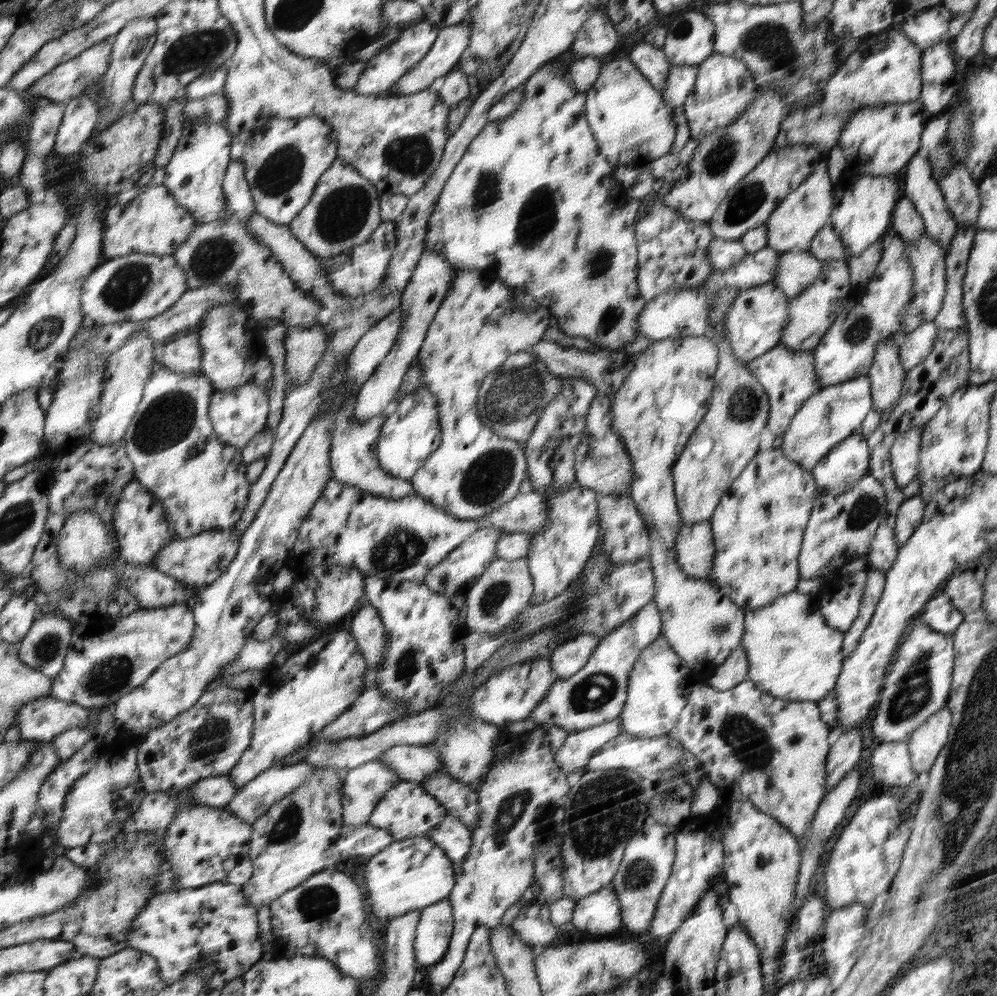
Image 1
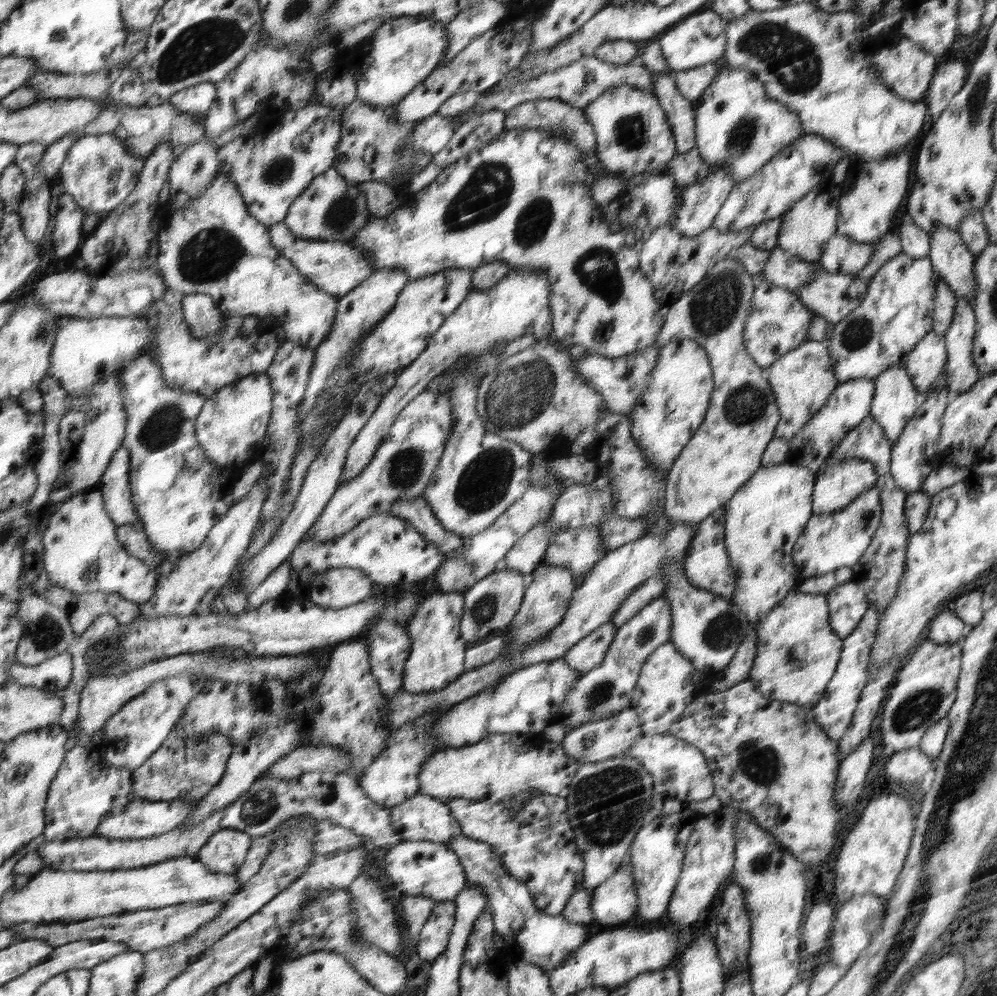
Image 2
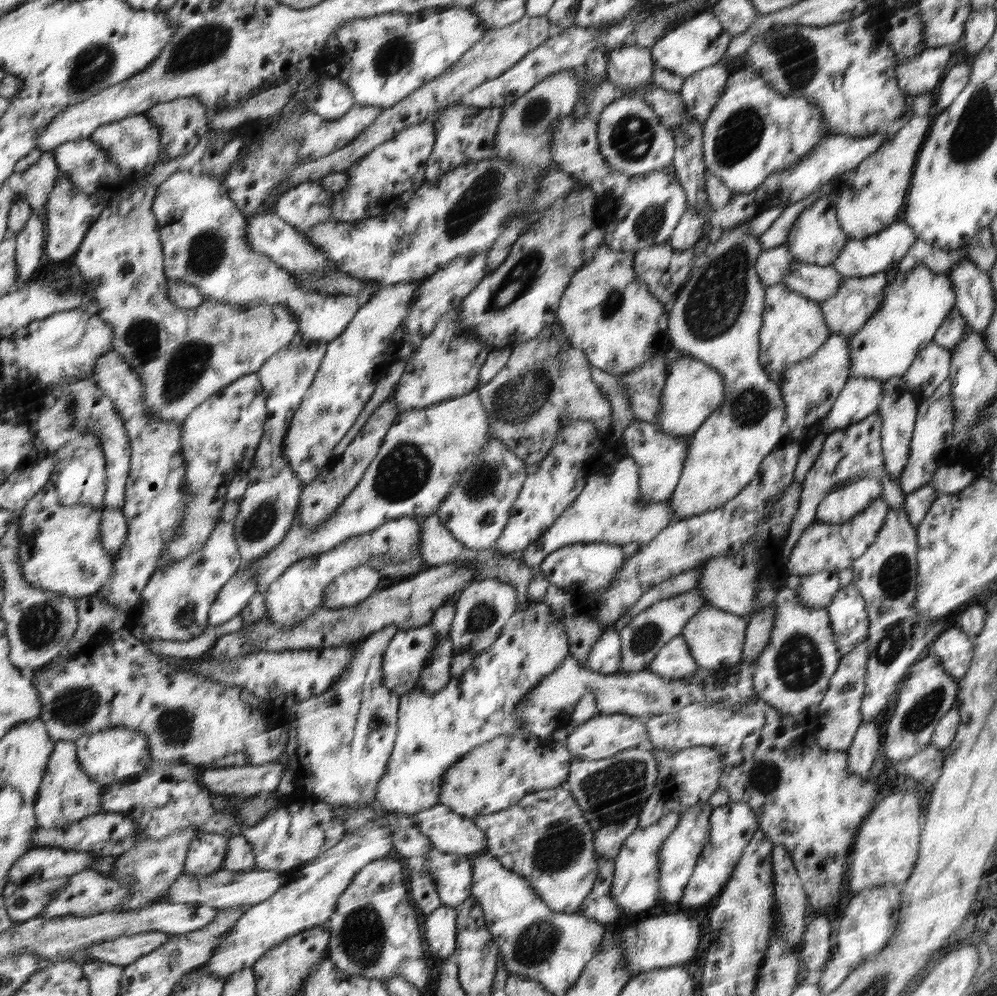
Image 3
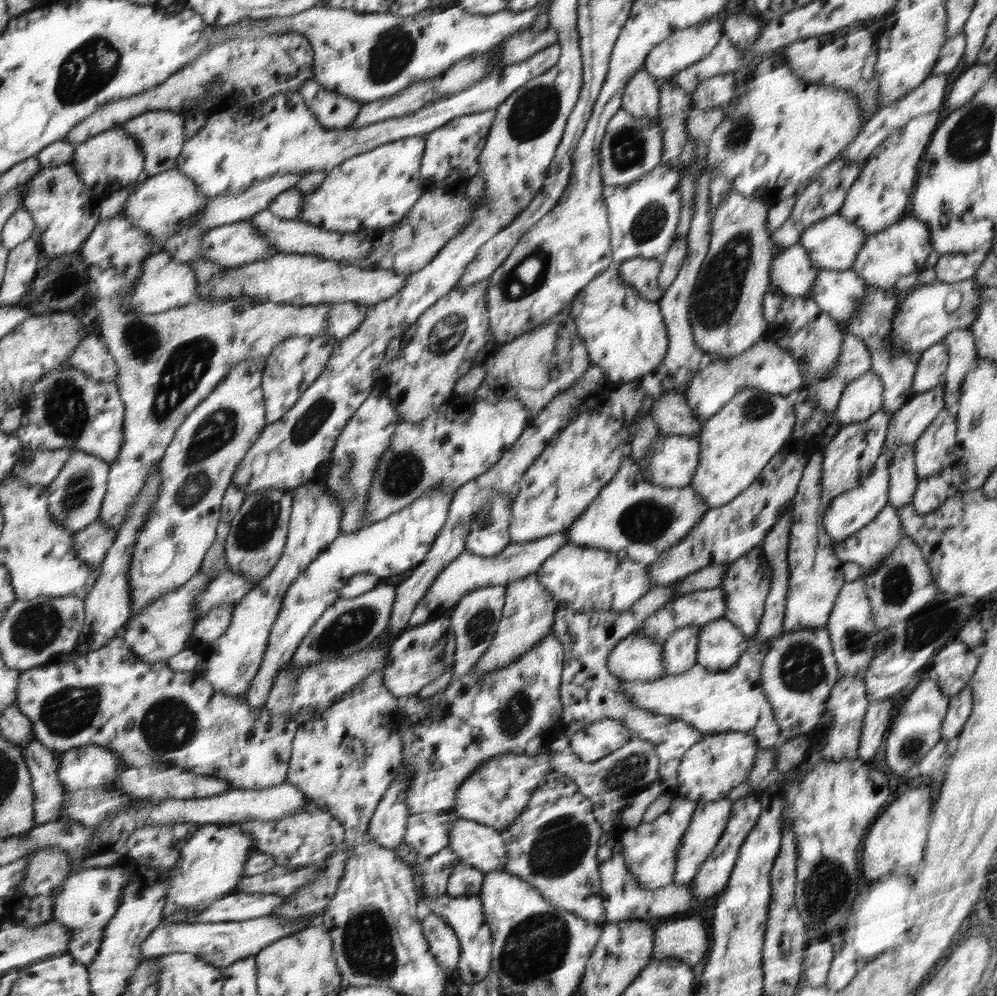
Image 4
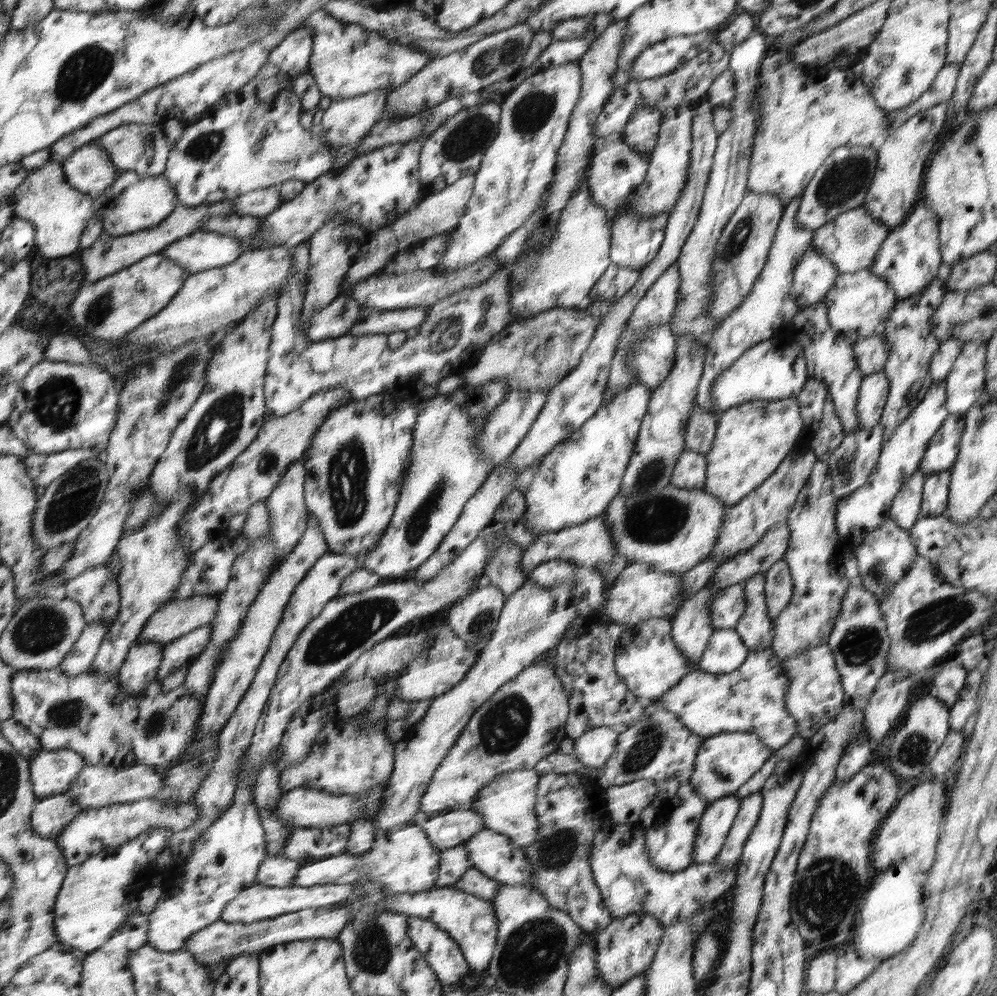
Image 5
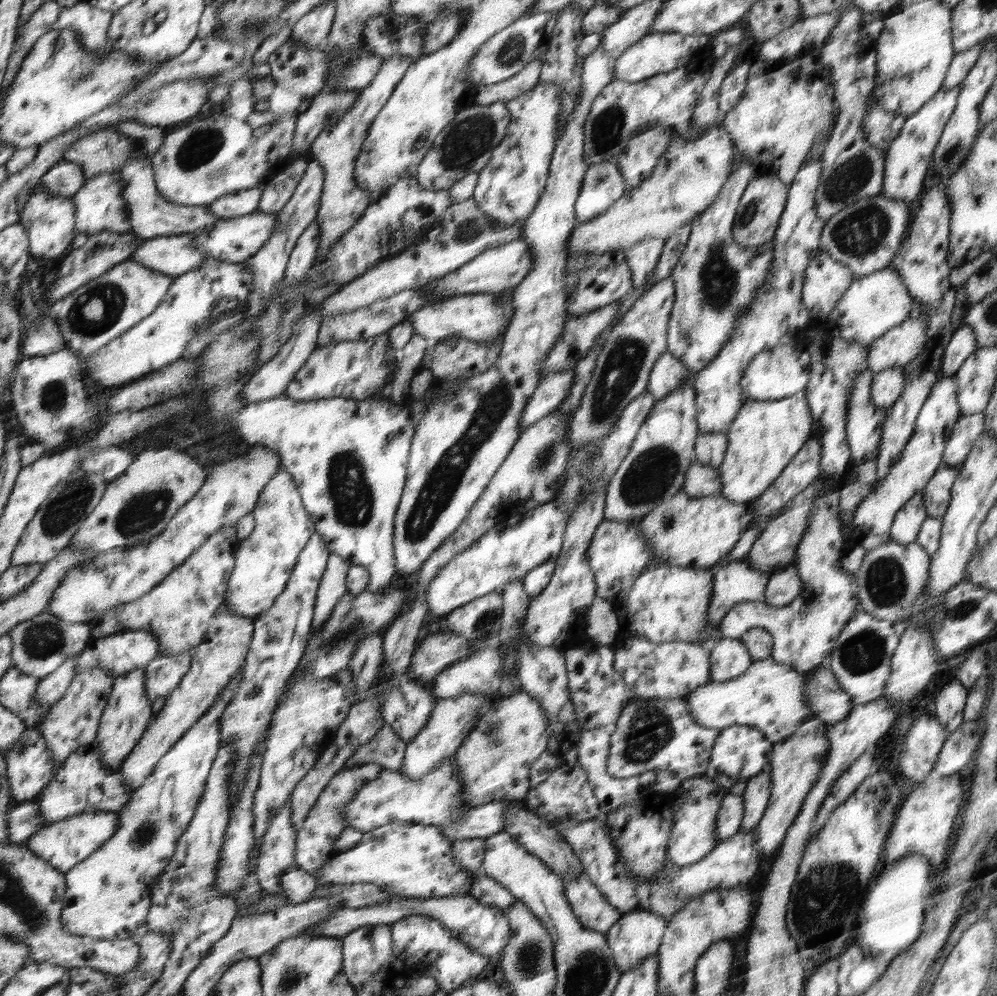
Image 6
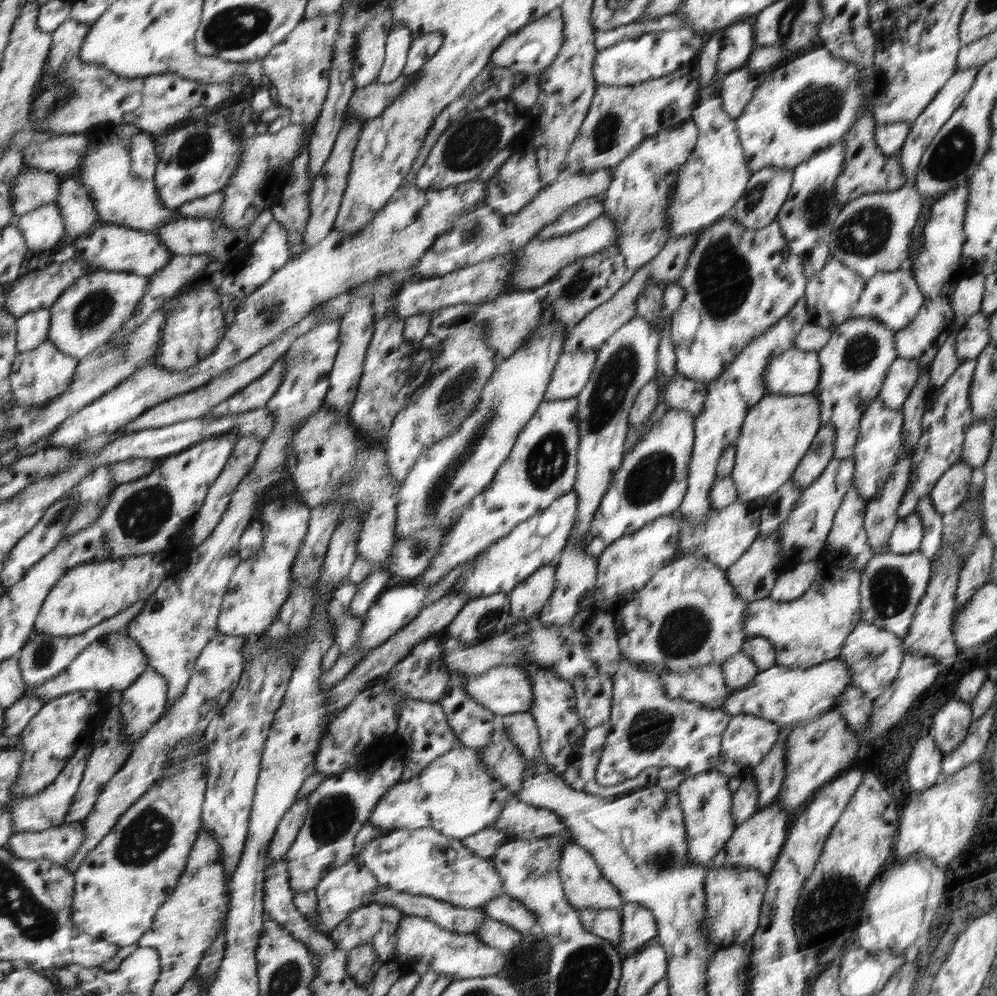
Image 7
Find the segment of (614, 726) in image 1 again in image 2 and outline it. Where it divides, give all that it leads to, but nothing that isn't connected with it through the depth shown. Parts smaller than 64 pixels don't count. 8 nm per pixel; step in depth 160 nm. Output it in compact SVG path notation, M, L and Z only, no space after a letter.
M628 708L612 717L587 722L586 725L573 728L563 738L561 744L568 755L572 755L572 758L578 759L581 764L584 764L623 754L643 735L637 712Z

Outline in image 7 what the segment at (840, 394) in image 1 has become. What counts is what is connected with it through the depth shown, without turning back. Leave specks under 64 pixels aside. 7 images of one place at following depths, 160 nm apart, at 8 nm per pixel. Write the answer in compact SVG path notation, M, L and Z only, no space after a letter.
M896 359L884 377L877 398L885 407L894 410L902 409L902 404L906 402L906 398L918 382L918 376L920 376L918 361Z

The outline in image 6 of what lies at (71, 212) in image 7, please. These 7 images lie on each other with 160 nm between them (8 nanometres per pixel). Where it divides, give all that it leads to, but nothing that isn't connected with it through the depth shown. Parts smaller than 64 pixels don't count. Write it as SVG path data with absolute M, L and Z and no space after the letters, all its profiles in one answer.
M117 171L114 173L100 173L86 181L86 184L77 192L75 198L78 214L77 232L88 232L90 235L102 231L118 233L130 232L132 225L127 214L127 204L123 202L123 182Z

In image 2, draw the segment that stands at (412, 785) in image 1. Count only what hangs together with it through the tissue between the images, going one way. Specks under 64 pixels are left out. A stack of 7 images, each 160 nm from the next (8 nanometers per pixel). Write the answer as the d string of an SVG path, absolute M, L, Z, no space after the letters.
M417 792L415 796L406 798L403 804L397 804L390 810L391 823L395 831L403 836L404 841L428 840L448 845L453 838L463 835L459 822L451 814L451 807L423 792Z

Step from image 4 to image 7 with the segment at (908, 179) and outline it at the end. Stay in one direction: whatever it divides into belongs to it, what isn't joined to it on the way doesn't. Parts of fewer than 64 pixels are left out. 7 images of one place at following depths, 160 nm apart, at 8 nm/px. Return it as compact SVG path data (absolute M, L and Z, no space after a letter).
M971 66L968 70L960 70L948 82L947 85L939 91L938 96L934 98L930 105L924 109L924 112L911 123L911 130L907 137L907 142L901 148L901 152L897 155L900 157L900 162L903 164L904 174L909 178L908 183L913 184L914 176L918 173L920 161L923 154L927 150L927 146L934 140L936 133L947 124L947 120L953 115L956 108L959 108L966 99L967 94L971 91L975 83L976 75L979 74L979 67Z

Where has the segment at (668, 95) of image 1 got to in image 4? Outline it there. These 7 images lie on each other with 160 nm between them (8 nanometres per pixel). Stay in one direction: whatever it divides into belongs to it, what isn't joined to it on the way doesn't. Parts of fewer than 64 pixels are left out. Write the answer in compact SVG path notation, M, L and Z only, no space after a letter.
M728 72L708 78L696 87L696 91L690 94L693 108L702 111L725 107L735 95L735 76Z

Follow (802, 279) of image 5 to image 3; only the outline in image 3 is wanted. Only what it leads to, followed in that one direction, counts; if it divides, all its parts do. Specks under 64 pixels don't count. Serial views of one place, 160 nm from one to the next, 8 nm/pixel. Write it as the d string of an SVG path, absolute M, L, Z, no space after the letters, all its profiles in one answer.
M786 244L764 250L757 260L756 270L764 286L770 287L783 282L785 274L791 270L791 262L795 260Z

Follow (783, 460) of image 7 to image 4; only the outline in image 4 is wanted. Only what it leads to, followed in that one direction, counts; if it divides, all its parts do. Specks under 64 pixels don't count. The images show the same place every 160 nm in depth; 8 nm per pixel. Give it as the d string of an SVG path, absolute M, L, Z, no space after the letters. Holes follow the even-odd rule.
M749 386L732 397L729 403L719 410L720 414L715 415L716 418L710 418L708 422L703 422L700 435L698 435L700 461L698 461L698 468L692 483L690 483L690 488L696 491L701 502L704 501L709 508L718 508L727 505L730 501L735 501L740 494L752 486L752 482L756 482L778 450L788 442L792 428L794 428L794 408L782 400L784 400L782 395L769 396L764 391ZM766 416L772 416L772 418L768 418L768 424L770 424L770 420L780 418L784 424L784 432L764 432L764 430L772 430L770 426L766 426L766 420L764 420Z

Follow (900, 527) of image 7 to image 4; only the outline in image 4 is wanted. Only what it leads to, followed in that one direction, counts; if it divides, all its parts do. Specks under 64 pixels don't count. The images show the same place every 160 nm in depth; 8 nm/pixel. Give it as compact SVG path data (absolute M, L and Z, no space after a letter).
M906 445L893 450L891 466L889 504L899 510L912 504L920 482L915 469L915 447Z

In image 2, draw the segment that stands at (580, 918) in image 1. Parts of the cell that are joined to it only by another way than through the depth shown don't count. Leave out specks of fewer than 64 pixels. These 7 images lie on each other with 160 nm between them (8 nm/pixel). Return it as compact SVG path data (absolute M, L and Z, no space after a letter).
M630 855L614 876L598 885L592 892L590 910L592 921L600 924L620 924L638 911L637 888L630 866Z

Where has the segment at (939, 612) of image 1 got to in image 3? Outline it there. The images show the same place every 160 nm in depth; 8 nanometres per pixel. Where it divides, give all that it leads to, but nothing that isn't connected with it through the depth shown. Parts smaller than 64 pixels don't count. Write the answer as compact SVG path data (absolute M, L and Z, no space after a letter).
M951 625L931 643L930 652L940 657L947 673L959 682L969 669L974 647L974 639Z

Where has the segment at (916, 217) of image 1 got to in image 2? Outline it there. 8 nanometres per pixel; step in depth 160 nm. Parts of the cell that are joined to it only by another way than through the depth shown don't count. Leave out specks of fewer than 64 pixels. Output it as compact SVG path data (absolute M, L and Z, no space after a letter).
M903 212L901 224L895 233L901 242L901 252L912 258L928 257L931 249L931 236L912 223L910 216Z

